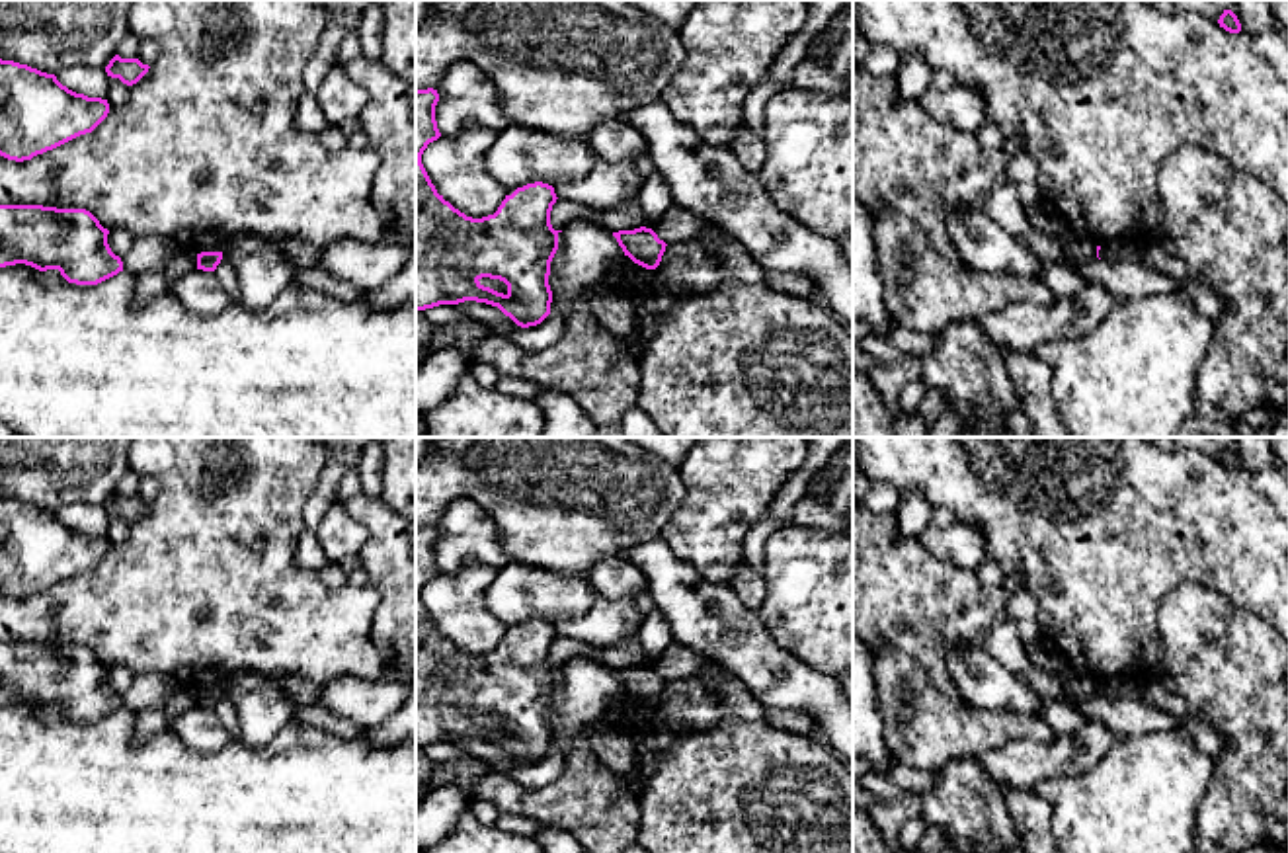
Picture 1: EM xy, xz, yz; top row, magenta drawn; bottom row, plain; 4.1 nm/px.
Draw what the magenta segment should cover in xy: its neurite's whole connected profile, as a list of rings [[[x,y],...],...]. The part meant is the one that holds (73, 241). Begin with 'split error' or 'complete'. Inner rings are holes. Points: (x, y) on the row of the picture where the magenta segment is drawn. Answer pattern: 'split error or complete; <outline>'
complete; [[[0,205],[0,267],[59,269],[68,283],[98,285],[123,271],[107,234],[86,209]]]

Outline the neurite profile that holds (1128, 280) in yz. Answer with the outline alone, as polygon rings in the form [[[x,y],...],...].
[[[1097,258],[1091,264],[1071,265],[1077,267],[1089,283],[1101,283],[1124,301],[1167,291],[1185,291],[1194,301],[1196,310],[1204,318],[1208,318],[1216,328],[1220,324],[1224,310],[1222,299],[1212,287],[1202,281],[1175,279],[1155,273],[1140,260],[1108,264]]]

